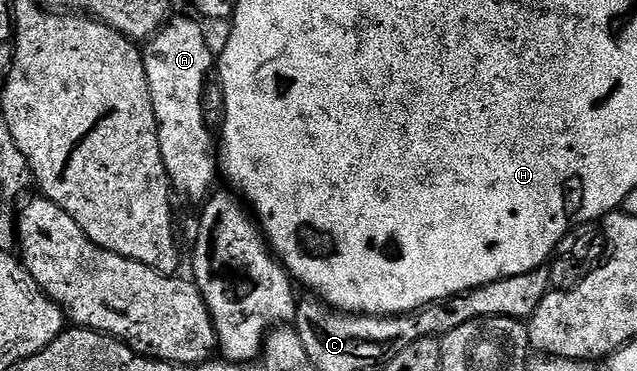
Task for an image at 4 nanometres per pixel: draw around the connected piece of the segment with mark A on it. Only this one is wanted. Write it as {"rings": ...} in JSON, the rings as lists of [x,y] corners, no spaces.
{"rings":[[[170,18],[165,26],[144,44],[145,72],[147,85],[151,89],[151,105],[155,109],[159,149],[163,153],[163,165],[169,174],[174,192],[196,205],[204,204],[214,190],[213,178],[219,175],[219,159],[215,154],[215,135],[205,128],[205,78],[215,67],[215,51],[209,48],[205,31],[196,23],[198,20]]]}

